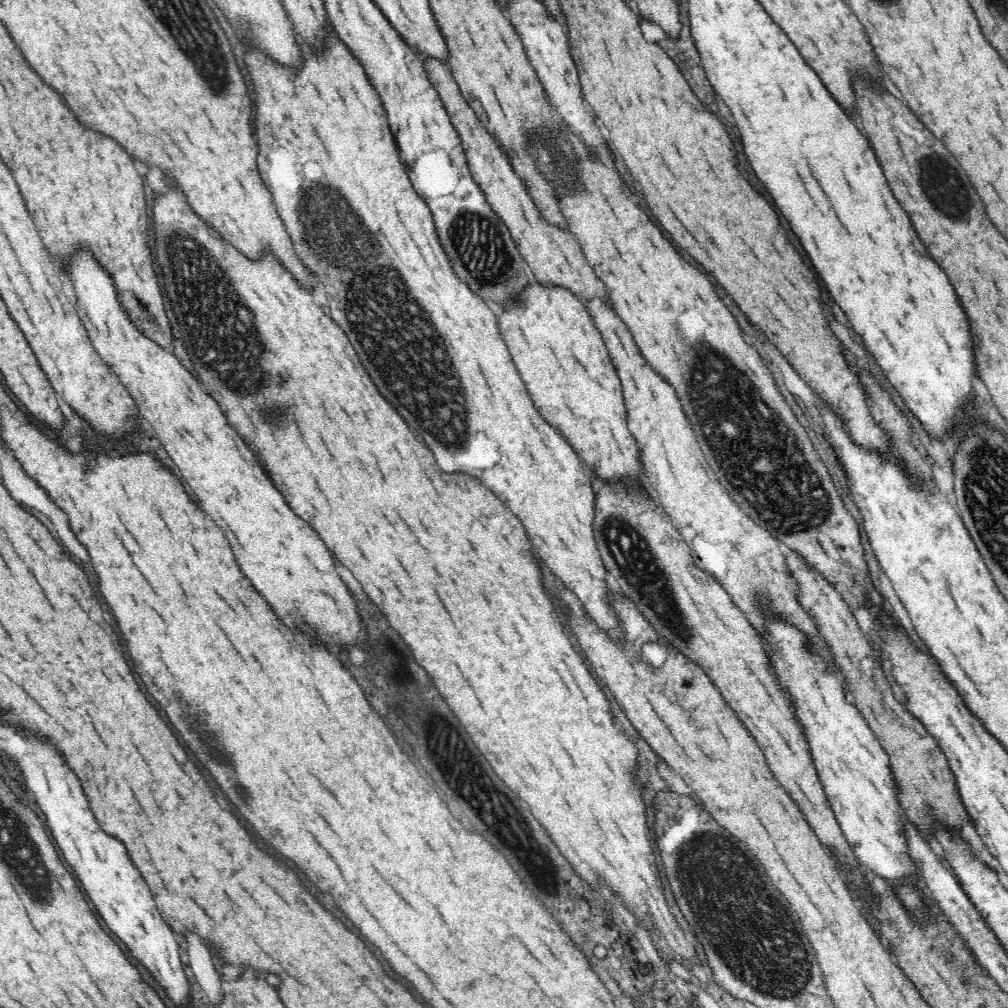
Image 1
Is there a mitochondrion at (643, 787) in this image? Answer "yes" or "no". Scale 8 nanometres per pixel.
no

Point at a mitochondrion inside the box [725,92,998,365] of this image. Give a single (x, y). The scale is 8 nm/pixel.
(938, 178)

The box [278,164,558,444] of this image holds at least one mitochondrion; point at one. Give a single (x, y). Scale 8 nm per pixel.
(477, 243)

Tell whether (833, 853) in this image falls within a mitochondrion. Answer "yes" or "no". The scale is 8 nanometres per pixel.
no

